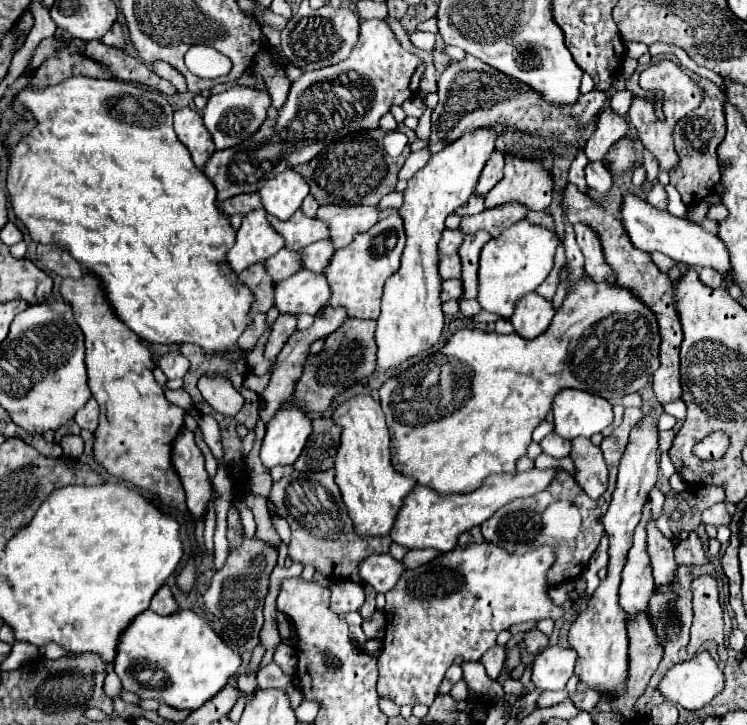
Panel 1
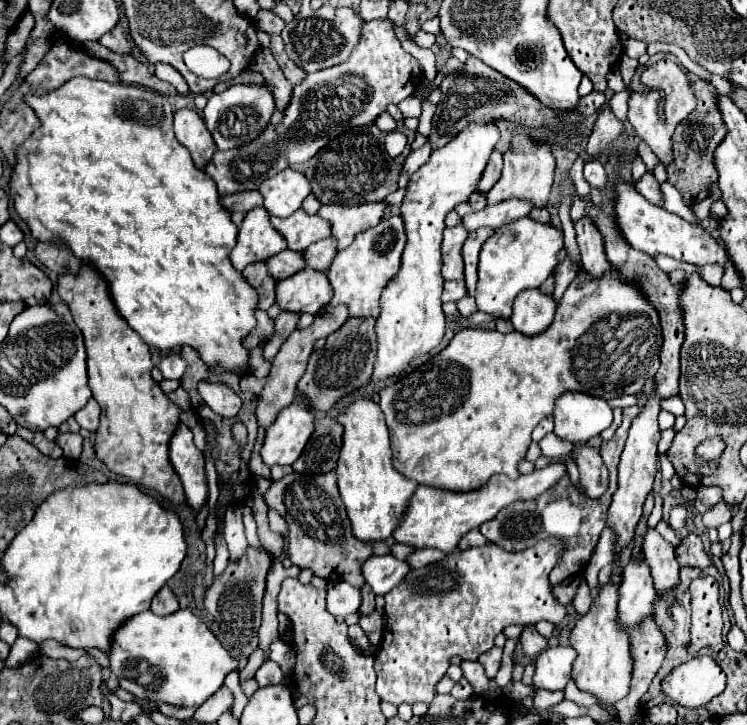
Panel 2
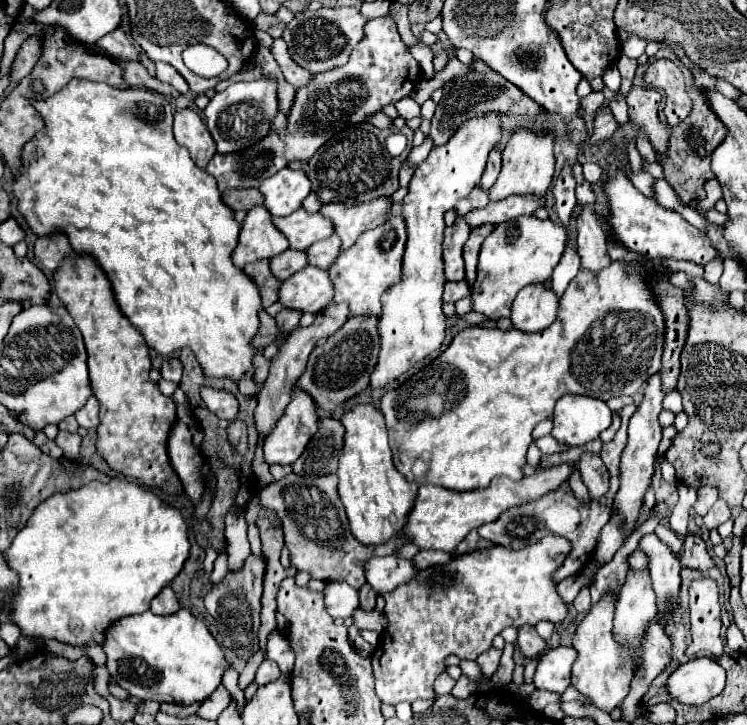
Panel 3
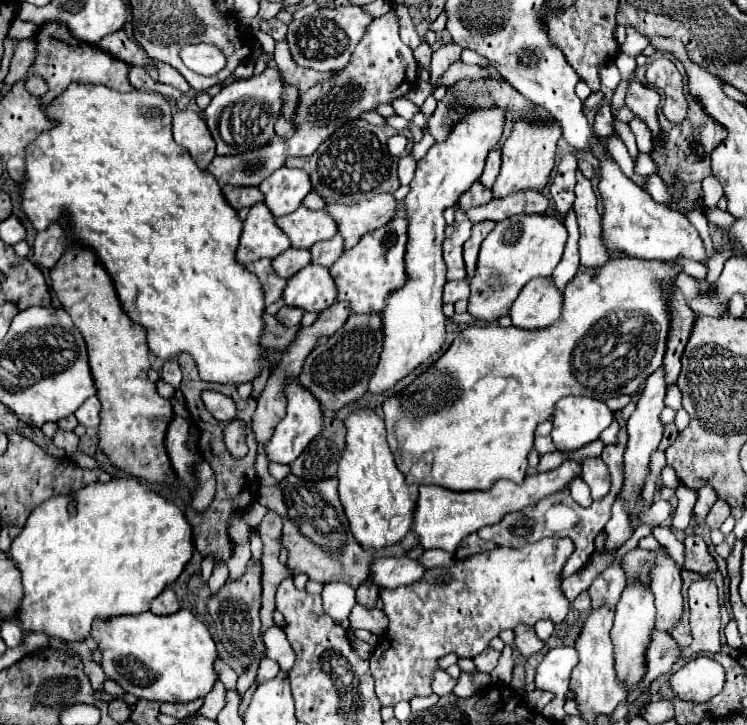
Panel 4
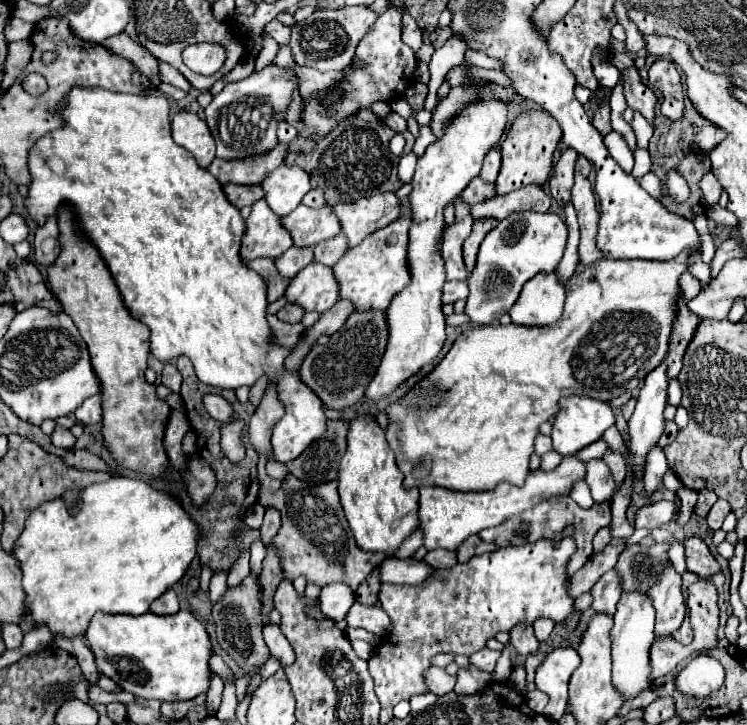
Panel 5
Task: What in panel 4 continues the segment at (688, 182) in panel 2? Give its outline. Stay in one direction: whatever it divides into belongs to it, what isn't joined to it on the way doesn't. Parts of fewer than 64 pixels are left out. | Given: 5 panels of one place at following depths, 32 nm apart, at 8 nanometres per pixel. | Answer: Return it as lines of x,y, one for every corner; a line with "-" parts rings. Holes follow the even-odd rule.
692,100
688,116
680,122
680,124
668,124
668,120
662,116
658,116
660,126
664,128
664,148
654,148
652,152
652,160
658,164
660,168
660,178
666,184
672,184
672,180
682,180
686,192
680,196
680,208
700,208
702,204
702,180
706,176
710,176
710,152
726,138
726,128
722,128
722,124
718,124
714,118
710,118
704,108

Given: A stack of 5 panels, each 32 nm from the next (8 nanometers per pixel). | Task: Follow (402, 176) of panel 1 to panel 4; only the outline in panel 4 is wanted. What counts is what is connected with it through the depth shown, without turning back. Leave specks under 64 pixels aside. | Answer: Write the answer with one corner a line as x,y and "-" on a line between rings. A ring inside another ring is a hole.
424,132
424,138
418,142
418,144
414,144
414,148
412,148
412,158
418,162
418,160
422,160
424,156
426,156
426,152
428,152
428,148
434,144
434,140
432,140
432,136
428,134
428,132

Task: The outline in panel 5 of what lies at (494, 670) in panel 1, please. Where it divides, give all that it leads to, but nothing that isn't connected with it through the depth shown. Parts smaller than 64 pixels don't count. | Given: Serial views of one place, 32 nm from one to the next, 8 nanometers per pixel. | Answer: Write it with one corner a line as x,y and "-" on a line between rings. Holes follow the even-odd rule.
484,648
484,652
476,652
476,656
470,656
470,662
472,662
478,670
492,672
494,666
496,666
496,660
498,660
498,658
500,658
500,652

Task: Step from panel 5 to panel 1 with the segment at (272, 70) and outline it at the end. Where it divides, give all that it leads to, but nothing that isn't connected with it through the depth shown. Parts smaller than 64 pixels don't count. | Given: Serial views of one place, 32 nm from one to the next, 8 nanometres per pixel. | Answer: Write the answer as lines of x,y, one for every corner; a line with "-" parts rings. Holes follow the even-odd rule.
232,86
230,90
210,96
208,104
202,112
204,126
212,134
212,140
218,150
232,148
234,144
240,144
240,140
246,140
260,128
260,124
266,118
266,110
270,106
270,96
266,92
258,92
252,88
242,88
242,86

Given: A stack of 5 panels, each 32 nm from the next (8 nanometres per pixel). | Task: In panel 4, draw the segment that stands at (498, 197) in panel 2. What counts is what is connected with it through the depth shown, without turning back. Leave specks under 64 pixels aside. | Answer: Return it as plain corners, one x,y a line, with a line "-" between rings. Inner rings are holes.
516,122
510,138
502,146
502,170
492,186
492,198
504,198
518,190
542,192
550,184
558,138
560,138
560,128
556,124

